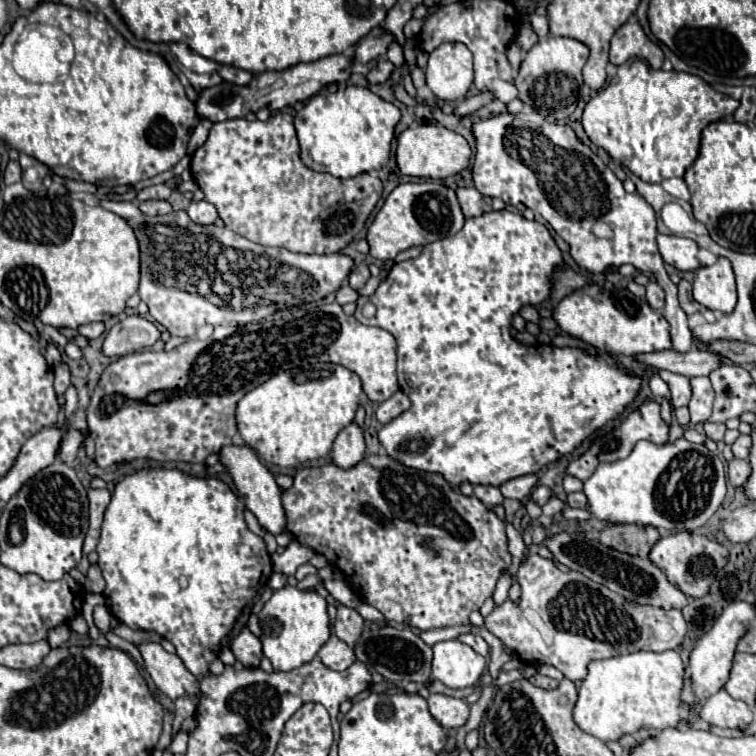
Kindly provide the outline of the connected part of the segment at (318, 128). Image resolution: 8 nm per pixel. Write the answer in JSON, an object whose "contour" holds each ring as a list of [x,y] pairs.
{"contour":[[[356,85],[330,95],[314,95],[294,117],[300,151],[310,155],[316,171],[330,173],[338,179],[382,169],[388,163],[390,143],[394,139],[394,127],[398,121],[398,107],[380,99],[370,89]]]}

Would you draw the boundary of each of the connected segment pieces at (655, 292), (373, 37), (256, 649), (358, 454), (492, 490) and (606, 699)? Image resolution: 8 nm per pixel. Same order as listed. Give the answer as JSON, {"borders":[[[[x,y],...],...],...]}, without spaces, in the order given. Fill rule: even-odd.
{"borders":[[[[650,281],[646,285],[646,299],[654,309],[664,309],[664,289],[656,281]]],[[[382,27],[372,29],[360,43],[356,49],[356,61],[358,63],[368,63],[372,59],[378,59],[380,55],[388,53],[388,47],[396,41],[394,35],[388,35]]],[[[242,629],[232,641],[232,653],[244,667],[258,667],[260,659],[264,657],[260,639],[256,639],[256,635],[252,635],[248,629]]],[[[350,423],[340,431],[340,435],[334,441],[332,463],[340,469],[354,467],[356,463],[360,463],[360,459],[364,459],[364,451],[366,451],[366,445],[364,445],[362,429]]],[[[476,485],[476,487],[474,487],[474,495],[476,495],[488,509],[494,509],[496,505],[502,505],[502,501],[504,501],[500,489],[498,489],[498,487],[492,487],[492,485]]],[[[638,651],[630,655],[618,655],[588,665],[588,675],[578,689],[578,701],[574,707],[576,725],[602,739],[618,741],[624,735],[632,735],[638,729],[664,731],[666,727],[680,727],[684,703],[680,699],[684,685],[684,665],[676,651]]]]}

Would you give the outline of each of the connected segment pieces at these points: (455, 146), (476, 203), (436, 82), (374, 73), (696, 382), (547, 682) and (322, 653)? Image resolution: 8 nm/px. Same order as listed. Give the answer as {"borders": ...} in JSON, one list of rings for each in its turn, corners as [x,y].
{"borders":[[[[418,125],[412,129],[406,129],[398,135],[398,147],[396,147],[396,163],[402,175],[412,177],[430,177],[430,179],[446,179],[452,175],[458,175],[468,167],[470,159],[470,145],[466,139],[450,129],[434,127],[434,125]]],[[[460,187],[456,189],[456,195],[460,199],[460,205],[462,205],[462,213],[464,217],[478,217],[478,215],[484,215],[484,213],[490,213],[490,211],[498,211],[498,209],[504,209],[504,203],[500,199],[494,199],[494,197],[486,197],[482,193],[478,193],[476,189],[470,189],[470,187]]],[[[462,43],[436,47],[426,65],[426,83],[432,93],[446,103],[464,99],[474,83],[472,53],[468,47]]],[[[386,59],[386,61],[378,61],[378,65],[368,73],[368,81],[370,83],[386,83],[390,79],[394,71],[394,65]]],[[[692,377],[690,379],[692,385],[692,399],[690,399],[690,423],[704,423],[708,421],[710,413],[712,413],[712,401],[714,401],[714,391],[710,385],[708,377]]],[[[540,673],[532,675],[528,681],[530,681],[532,685],[536,685],[536,687],[542,687],[542,689],[556,689],[556,687],[558,687],[558,681],[556,681],[556,679],[550,679],[550,677],[540,675]]],[[[332,635],[330,641],[318,651],[318,657],[326,667],[334,671],[346,671],[356,661],[356,653],[352,651],[352,647],[348,647],[336,635]]]]}

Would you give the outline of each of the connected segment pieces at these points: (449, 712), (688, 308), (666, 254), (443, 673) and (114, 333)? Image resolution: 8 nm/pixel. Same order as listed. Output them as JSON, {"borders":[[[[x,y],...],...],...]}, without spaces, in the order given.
{"borders":[[[[432,693],[428,697],[428,707],[432,717],[444,727],[444,729],[458,729],[468,721],[470,707],[464,699],[456,699],[444,693]]],[[[684,279],[678,283],[678,301],[680,301],[680,307],[684,309],[686,315],[692,315],[692,313],[702,309],[700,303],[696,303],[692,299],[692,285],[690,285],[690,281],[684,281]]],[[[658,235],[656,243],[664,263],[676,267],[678,271],[694,271],[700,267],[696,259],[698,245],[692,239],[678,235]]],[[[458,639],[440,641],[434,647],[432,675],[450,689],[476,685],[486,669],[486,659]]],[[[130,315],[118,321],[104,339],[102,353],[106,357],[122,357],[128,353],[150,349],[160,339],[160,331],[148,319],[140,315]]]]}

